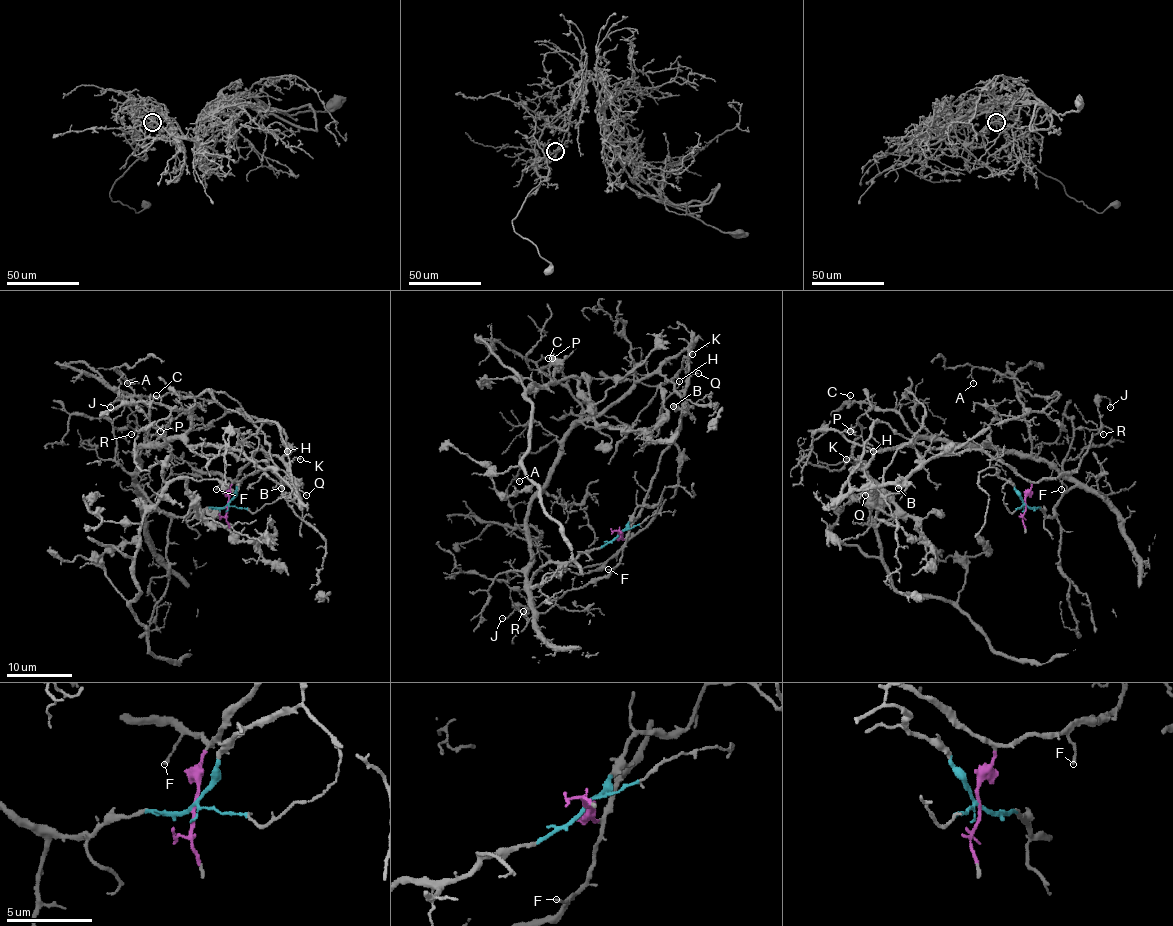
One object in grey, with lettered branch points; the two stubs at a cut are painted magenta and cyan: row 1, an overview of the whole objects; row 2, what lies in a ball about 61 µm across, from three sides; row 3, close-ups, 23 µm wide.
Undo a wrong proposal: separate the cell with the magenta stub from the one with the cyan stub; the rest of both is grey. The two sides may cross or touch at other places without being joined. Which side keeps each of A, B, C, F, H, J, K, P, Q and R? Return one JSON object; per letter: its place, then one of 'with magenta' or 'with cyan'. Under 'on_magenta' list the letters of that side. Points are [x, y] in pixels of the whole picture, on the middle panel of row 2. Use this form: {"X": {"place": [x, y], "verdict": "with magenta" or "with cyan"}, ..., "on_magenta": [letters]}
{"A": {"place": [519, 481], "verdict": "with cyan"}, "B": {"place": [673, 406], "verdict": "with magenta"}, "C": {"place": [548, 358], "verdict": "with cyan"}, "F": {"place": [608, 569], "verdict": "with magenta"}, "H": {"place": [679, 381], "verdict": "with magenta"}, "J": {"place": [502, 618], "verdict": "with magenta"}, "K": {"place": [692, 354], "verdict": "with magenta"}, "P": {"place": [552, 358], "verdict": "with cyan"}, "Q": {"place": [698, 373], "verdict": "with magenta"}, "R": {"place": [523, 611], "verdict": "with magenta"}, "on_magenta": ["B", "F", "H", "J", "K", "Q", "R"]}

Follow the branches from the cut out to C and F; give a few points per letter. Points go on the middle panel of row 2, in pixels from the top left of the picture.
C: (619, 533), (572, 561), (547, 562), (527, 582), (527, 507), (581, 417), (576, 399), (537, 366), (549, 358)
F: (619, 533), (625, 541), (624, 549), (616, 565), (611, 570), (607, 569)

